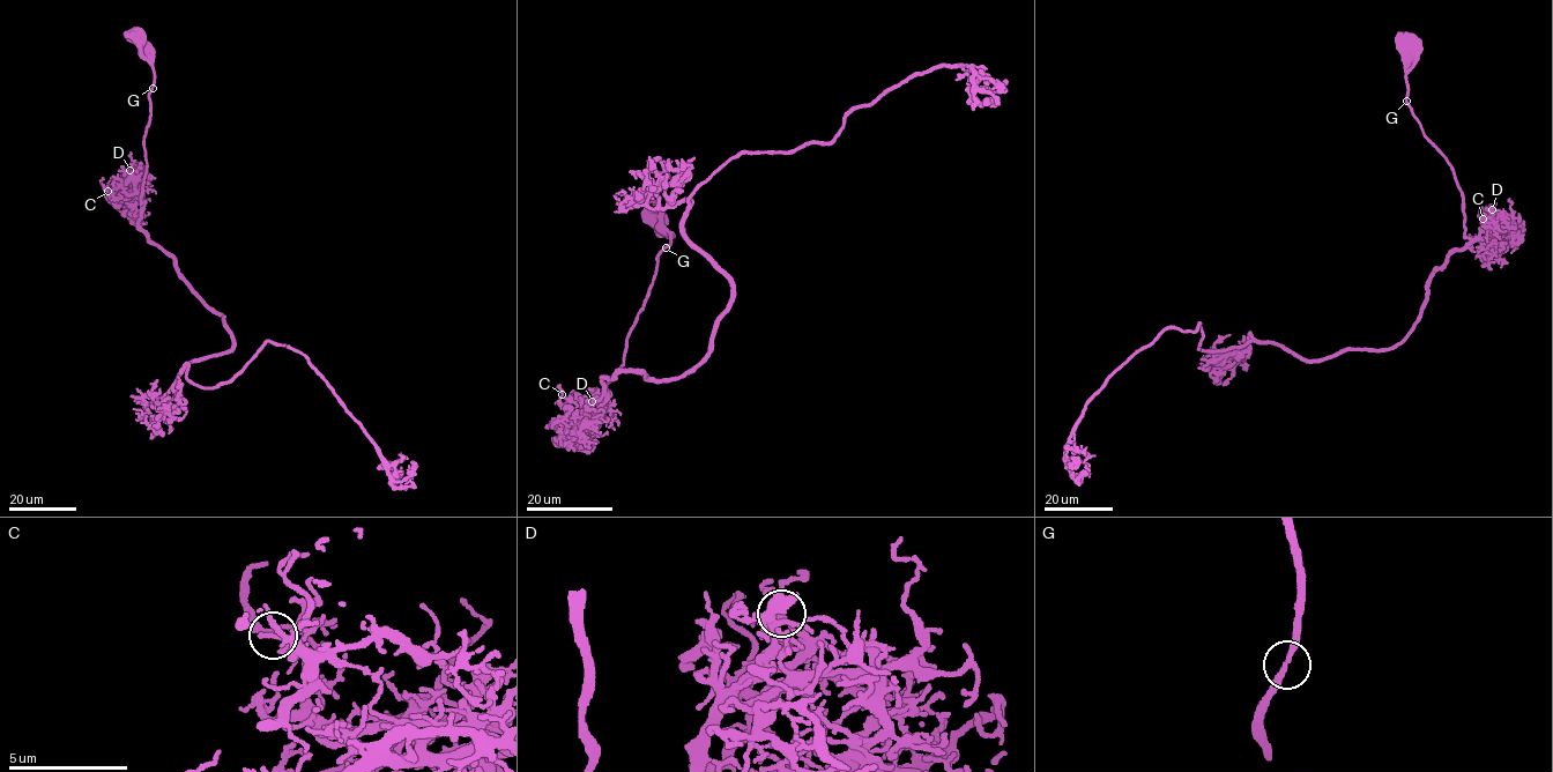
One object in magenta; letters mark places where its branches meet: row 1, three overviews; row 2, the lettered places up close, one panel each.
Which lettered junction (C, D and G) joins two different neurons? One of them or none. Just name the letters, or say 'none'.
none

